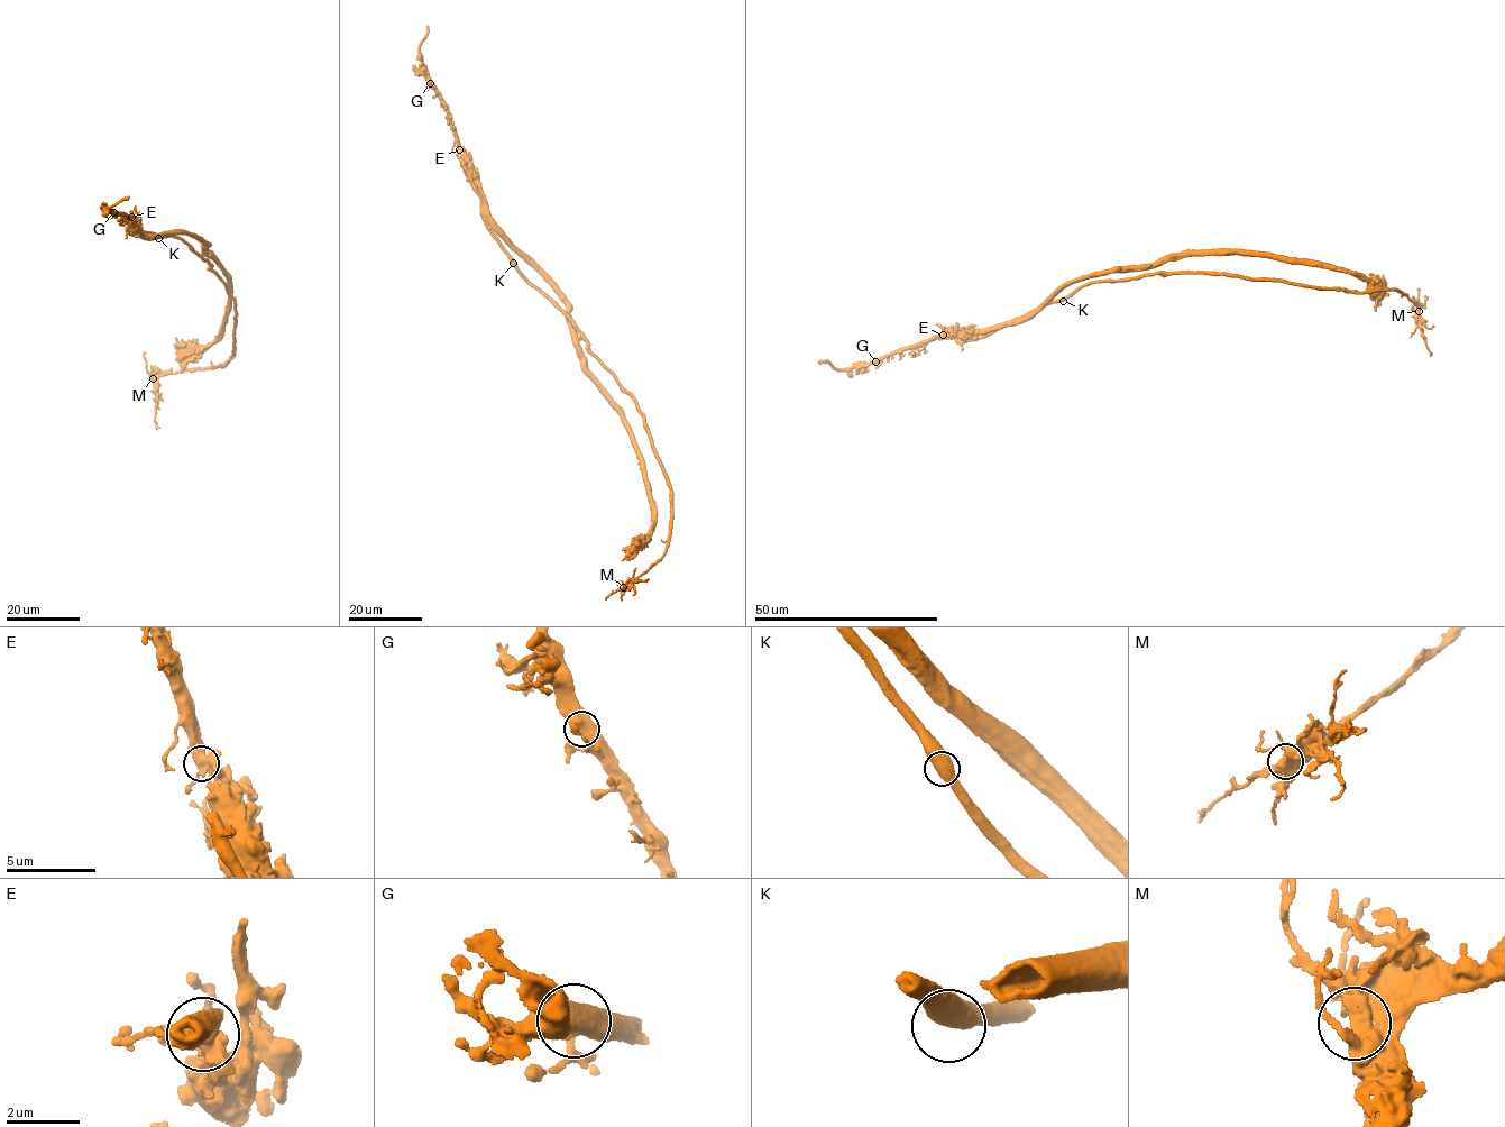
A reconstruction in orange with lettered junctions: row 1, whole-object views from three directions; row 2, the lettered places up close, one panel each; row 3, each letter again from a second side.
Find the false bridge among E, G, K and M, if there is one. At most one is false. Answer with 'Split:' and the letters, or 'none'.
Split: E

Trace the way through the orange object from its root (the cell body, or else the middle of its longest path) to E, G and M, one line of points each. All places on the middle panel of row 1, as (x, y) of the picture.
E: (513, 262), (489, 228), (482, 191), (459, 148)
G: (513, 262), (489, 228), (482, 191), (469, 171), (450, 115), (430, 83)
M: (513, 262), (574, 324), (587, 341), (587, 348), (632, 397), (669, 487), (671, 527), (666, 552), (623, 587)

